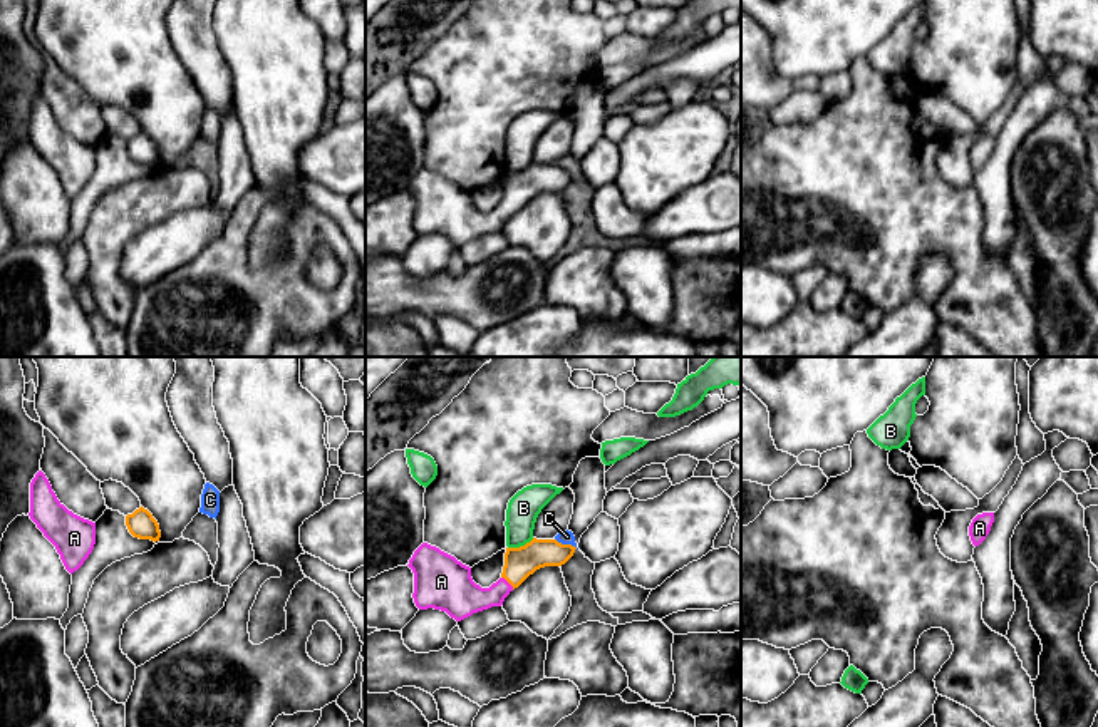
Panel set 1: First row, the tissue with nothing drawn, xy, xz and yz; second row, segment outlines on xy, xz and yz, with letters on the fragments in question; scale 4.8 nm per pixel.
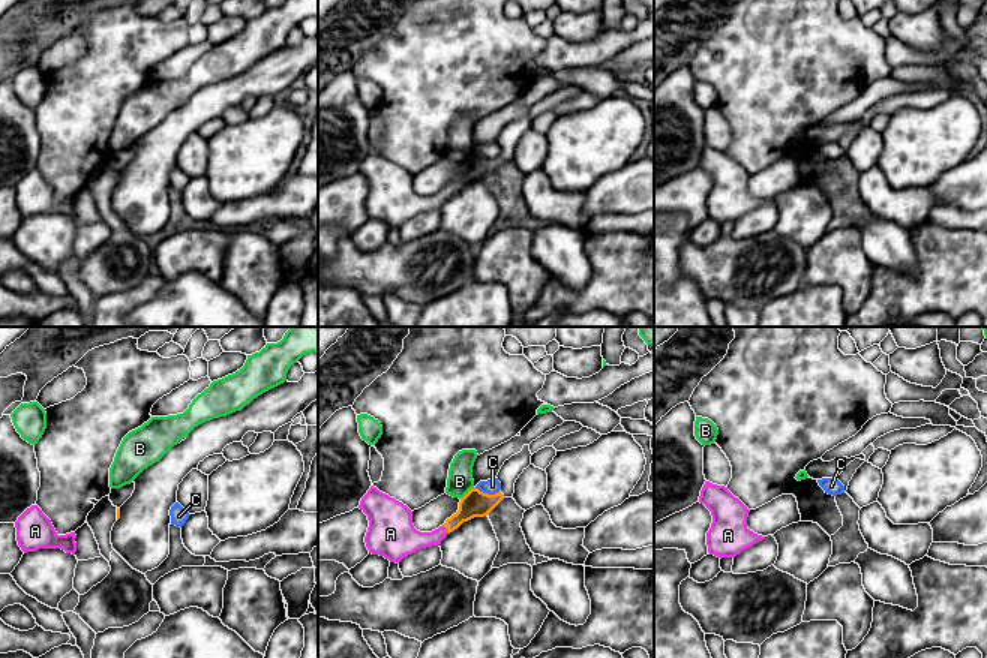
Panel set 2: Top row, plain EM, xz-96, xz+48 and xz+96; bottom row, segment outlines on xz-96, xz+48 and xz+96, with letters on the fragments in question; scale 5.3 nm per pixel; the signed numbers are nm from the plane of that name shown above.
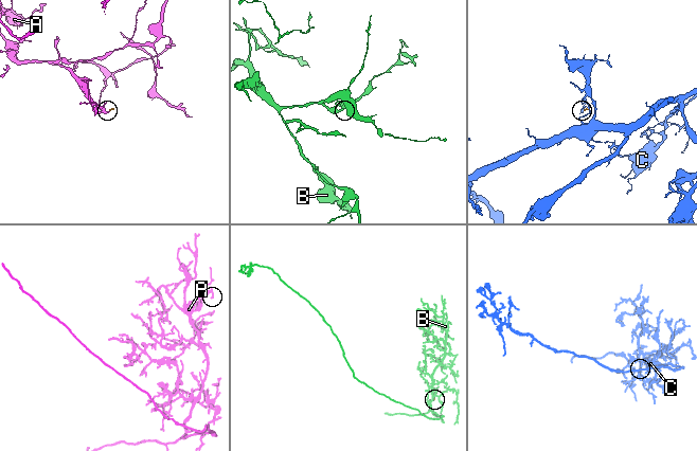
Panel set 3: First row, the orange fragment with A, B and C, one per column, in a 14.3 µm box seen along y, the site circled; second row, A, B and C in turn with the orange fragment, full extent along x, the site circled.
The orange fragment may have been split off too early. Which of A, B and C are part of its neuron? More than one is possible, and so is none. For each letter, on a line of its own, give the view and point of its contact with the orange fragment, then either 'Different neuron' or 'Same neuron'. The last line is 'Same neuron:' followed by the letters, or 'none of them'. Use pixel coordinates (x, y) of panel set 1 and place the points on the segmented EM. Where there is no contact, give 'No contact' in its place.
A: Touches orange at xz (508, 582). Same neuron
B: Touches orange at xz (520, 546). Different neuron
C: Touches orange at xz (567, 545). Different neuron
Same neuron: A

